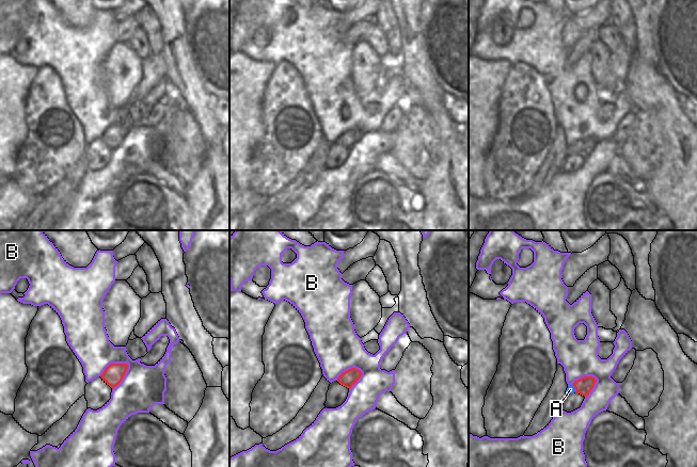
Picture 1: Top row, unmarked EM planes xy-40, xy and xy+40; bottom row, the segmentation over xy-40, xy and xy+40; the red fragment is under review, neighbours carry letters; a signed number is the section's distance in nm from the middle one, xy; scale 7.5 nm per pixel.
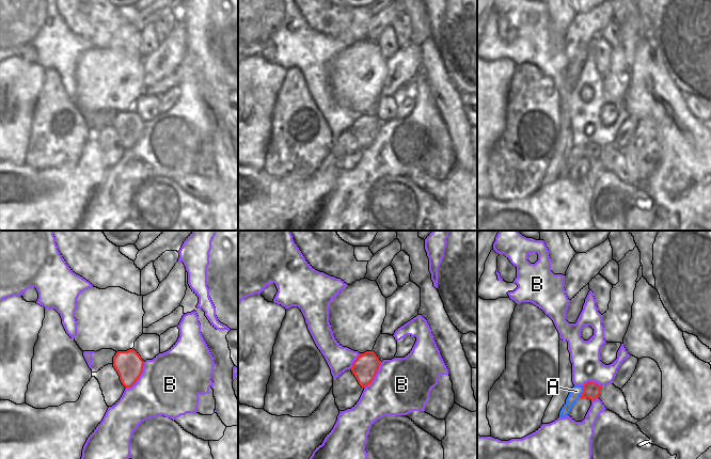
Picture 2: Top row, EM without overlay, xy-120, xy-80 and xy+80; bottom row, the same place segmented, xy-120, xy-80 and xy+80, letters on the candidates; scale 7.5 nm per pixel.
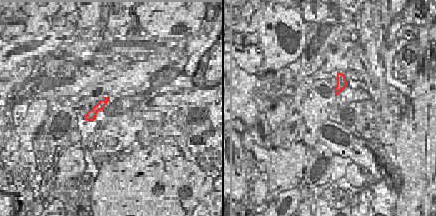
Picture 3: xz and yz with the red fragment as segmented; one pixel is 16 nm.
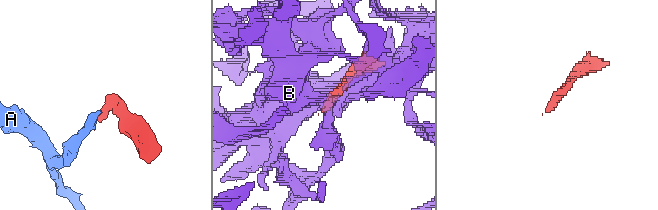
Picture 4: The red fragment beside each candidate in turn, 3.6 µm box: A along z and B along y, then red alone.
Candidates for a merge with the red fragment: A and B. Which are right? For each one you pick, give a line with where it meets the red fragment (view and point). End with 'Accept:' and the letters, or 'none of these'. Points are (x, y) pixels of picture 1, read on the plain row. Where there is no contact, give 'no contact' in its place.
Accept: none of these

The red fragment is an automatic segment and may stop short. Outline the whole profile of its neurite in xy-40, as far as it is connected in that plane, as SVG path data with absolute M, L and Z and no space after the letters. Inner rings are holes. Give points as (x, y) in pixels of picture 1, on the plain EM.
M110 125L100 139L113 150L122 143L127 130L127 125Z

